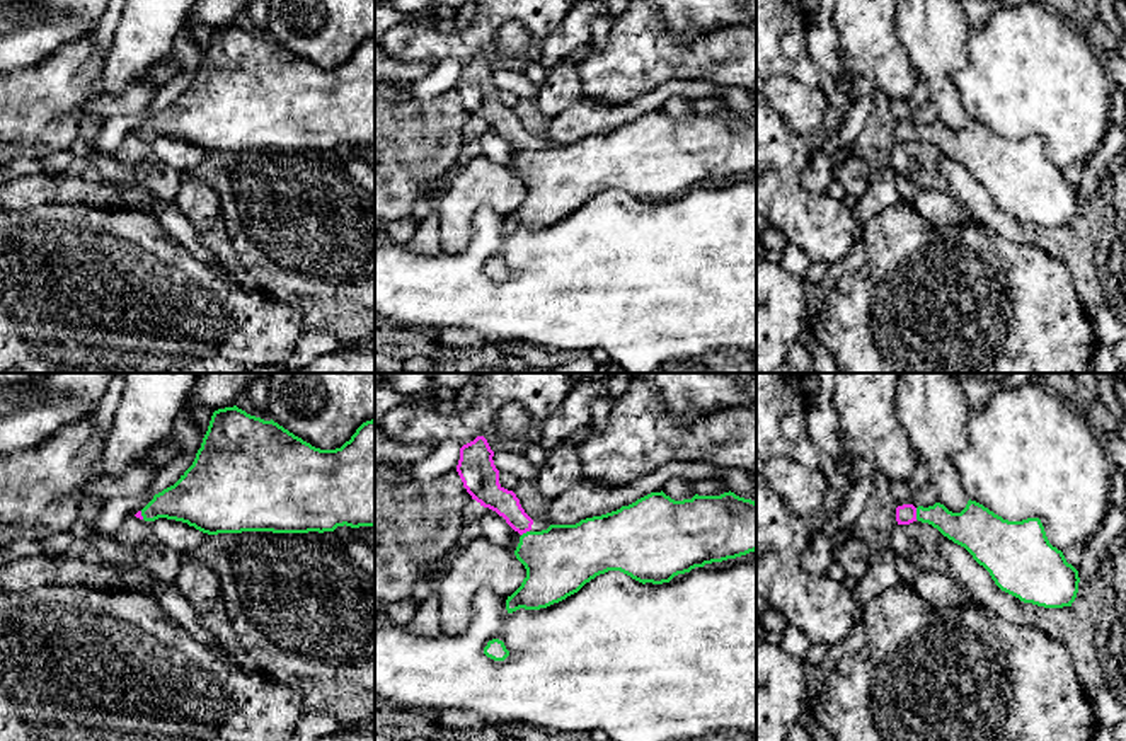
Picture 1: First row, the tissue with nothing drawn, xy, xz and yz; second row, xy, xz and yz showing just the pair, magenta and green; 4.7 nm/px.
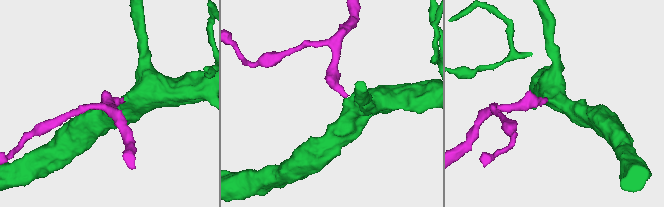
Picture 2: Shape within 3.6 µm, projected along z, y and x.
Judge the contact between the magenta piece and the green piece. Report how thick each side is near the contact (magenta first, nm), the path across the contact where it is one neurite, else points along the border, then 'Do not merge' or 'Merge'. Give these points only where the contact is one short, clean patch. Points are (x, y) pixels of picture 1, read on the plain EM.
Thickness 90 nm (magenta) against 160 nm. Path across: yz (907, 132), (915, 132), (937, 133), (965, 147). Merge

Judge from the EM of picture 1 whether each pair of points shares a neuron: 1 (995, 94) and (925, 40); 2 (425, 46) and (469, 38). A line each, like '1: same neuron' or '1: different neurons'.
1: different neurons
2: same neuron

